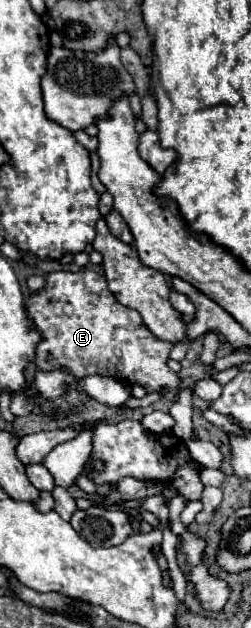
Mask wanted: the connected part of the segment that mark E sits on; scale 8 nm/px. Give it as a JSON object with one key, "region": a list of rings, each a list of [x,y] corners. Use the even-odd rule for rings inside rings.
{"region":[[[83,269],[77,273],[69,273],[69,271],[49,273],[45,281],[47,281],[45,289],[41,293],[31,295],[27,301],[27,317],[33,319],[35,329],[41,333],[41,341],[37,343],[35,349],[37,369],[41,371],[65,369],[75,377],[107,375],[107,377],[117,377],[127,385],[141,383],[147,387],[147,391],[155,391],[161,387],[169,391],[179,387],[179,375],[167,367],[167,359],[169,359],[169,351],[173,349],[173,343],[153,337],[153,333],[143,325],[141,315],[135,309],[129,309],[115,299],[115,295],[107,287],[105,277],[101,277],[95,271]]]}

